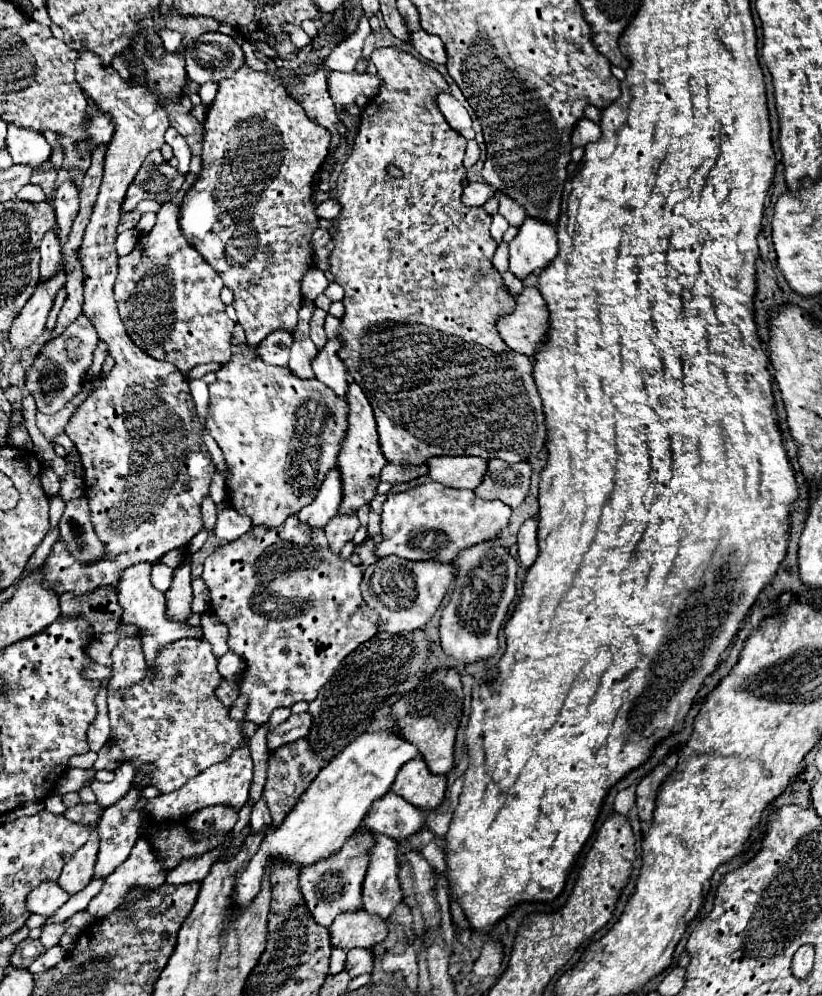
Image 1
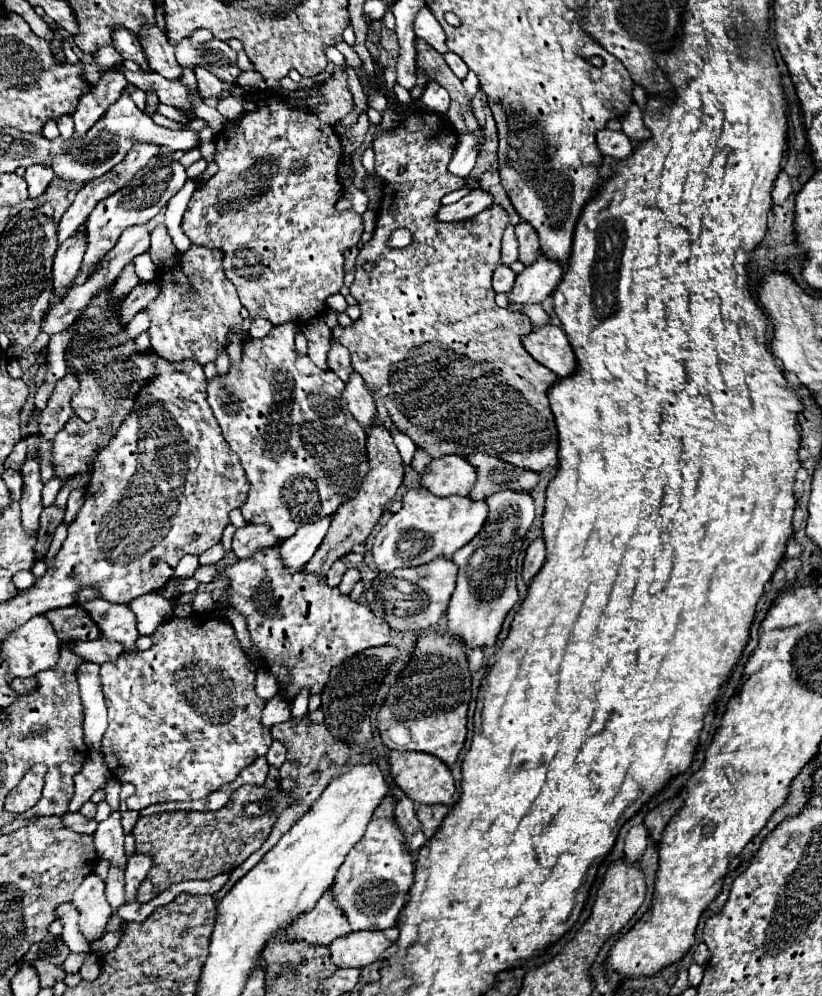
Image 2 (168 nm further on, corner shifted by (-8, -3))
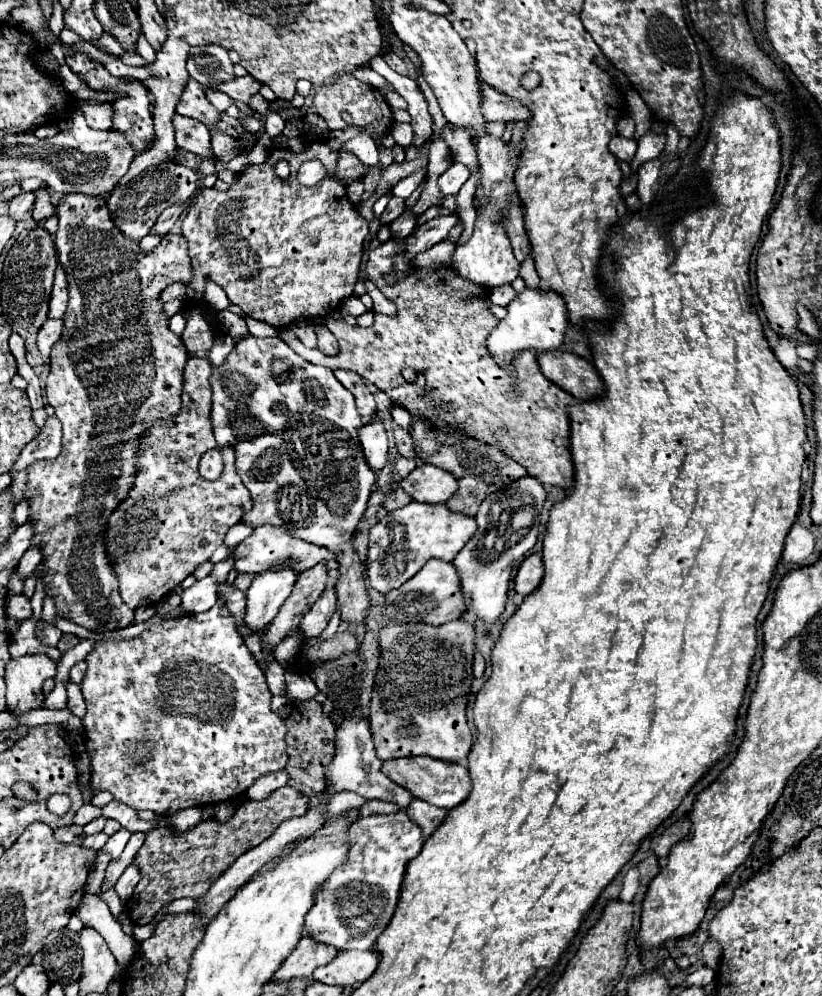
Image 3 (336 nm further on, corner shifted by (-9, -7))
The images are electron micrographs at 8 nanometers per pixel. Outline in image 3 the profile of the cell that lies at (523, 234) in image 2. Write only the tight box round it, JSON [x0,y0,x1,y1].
[520,255,538,287]

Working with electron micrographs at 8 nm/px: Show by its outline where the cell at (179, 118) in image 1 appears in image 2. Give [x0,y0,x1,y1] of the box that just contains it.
[113,29,147,69]

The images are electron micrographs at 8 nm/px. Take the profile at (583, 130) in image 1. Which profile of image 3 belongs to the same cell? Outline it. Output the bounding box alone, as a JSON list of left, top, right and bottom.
[610,135,636,163]

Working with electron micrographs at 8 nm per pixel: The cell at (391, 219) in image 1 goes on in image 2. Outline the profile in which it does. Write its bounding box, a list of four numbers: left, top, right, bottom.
[333,111,559,473]

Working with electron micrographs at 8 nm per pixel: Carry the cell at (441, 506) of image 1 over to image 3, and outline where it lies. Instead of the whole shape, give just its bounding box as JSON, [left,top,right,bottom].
[368,501,476,593]

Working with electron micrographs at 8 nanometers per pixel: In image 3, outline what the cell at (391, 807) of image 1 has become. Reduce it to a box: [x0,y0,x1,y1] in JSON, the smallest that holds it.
[360,801,398,817]

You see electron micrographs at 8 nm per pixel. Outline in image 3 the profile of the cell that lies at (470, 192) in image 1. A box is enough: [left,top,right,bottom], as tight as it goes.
[406,213,460,259]

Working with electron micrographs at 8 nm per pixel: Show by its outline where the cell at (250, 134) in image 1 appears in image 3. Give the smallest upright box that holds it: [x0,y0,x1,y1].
[182,141,370,329]

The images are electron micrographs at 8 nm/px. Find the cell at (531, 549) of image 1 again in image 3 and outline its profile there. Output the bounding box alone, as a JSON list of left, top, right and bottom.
[514,553,544,597]

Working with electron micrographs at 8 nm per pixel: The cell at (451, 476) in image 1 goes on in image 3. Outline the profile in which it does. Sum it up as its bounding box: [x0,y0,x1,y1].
[402,465,458,503]

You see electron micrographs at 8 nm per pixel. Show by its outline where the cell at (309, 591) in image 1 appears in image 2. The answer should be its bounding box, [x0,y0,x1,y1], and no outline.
[223,549,391,701]

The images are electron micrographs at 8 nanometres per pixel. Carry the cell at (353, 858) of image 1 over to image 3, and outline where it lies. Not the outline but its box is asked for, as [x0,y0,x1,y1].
[274,935,338,979]

